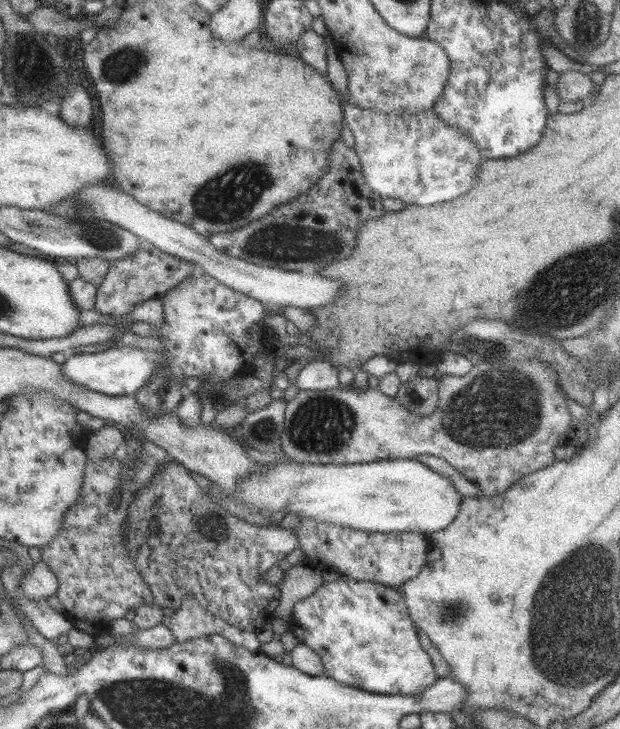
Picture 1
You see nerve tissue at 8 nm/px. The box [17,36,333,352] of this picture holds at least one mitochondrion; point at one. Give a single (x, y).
(226, 199)

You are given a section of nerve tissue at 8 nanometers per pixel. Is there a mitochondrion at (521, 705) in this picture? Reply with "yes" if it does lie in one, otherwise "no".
no

